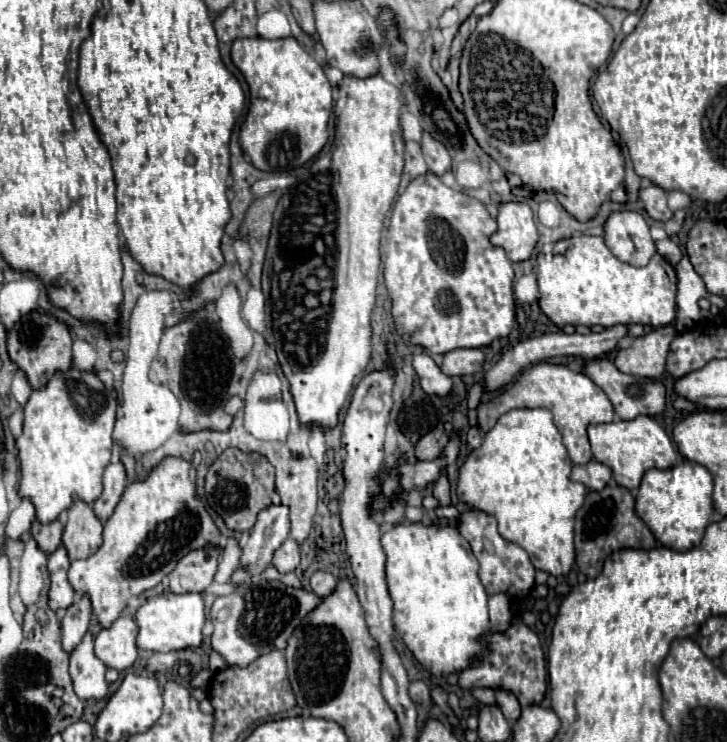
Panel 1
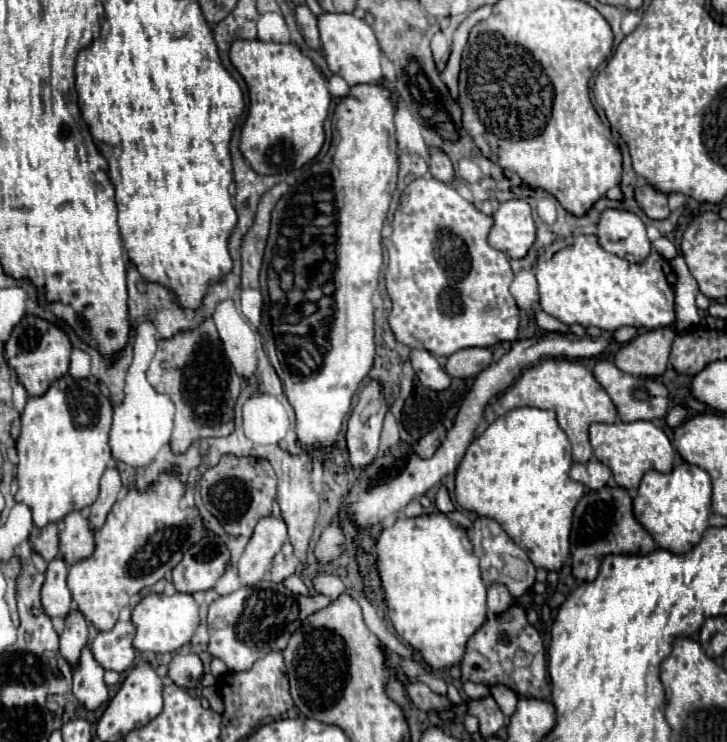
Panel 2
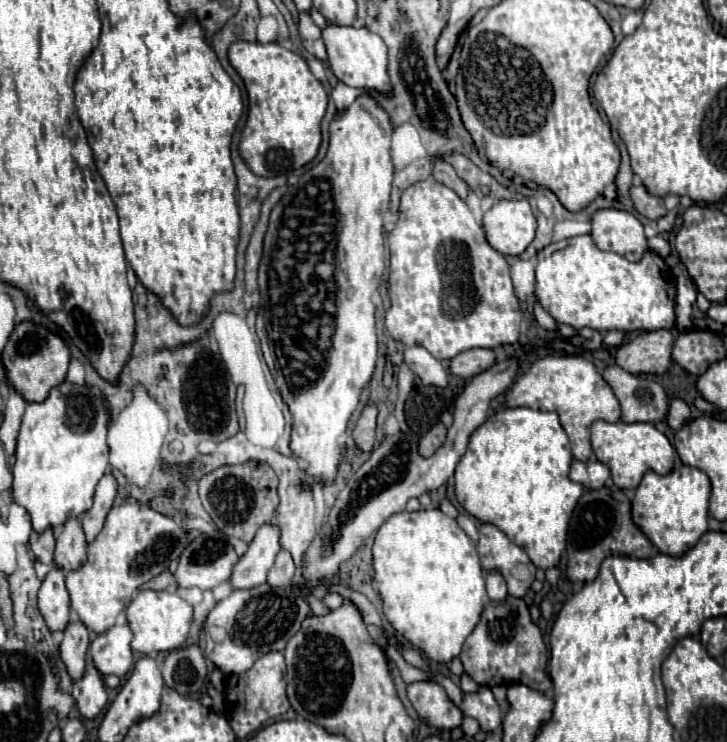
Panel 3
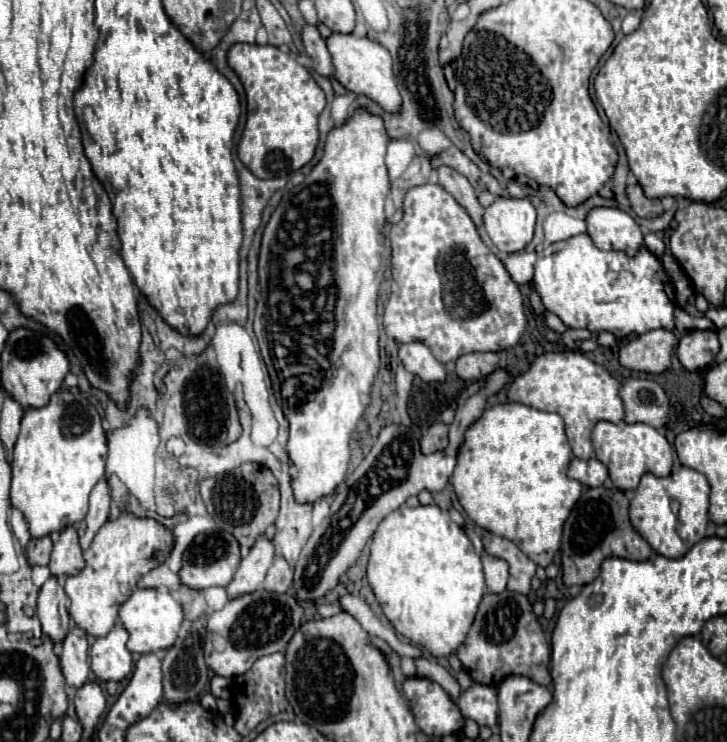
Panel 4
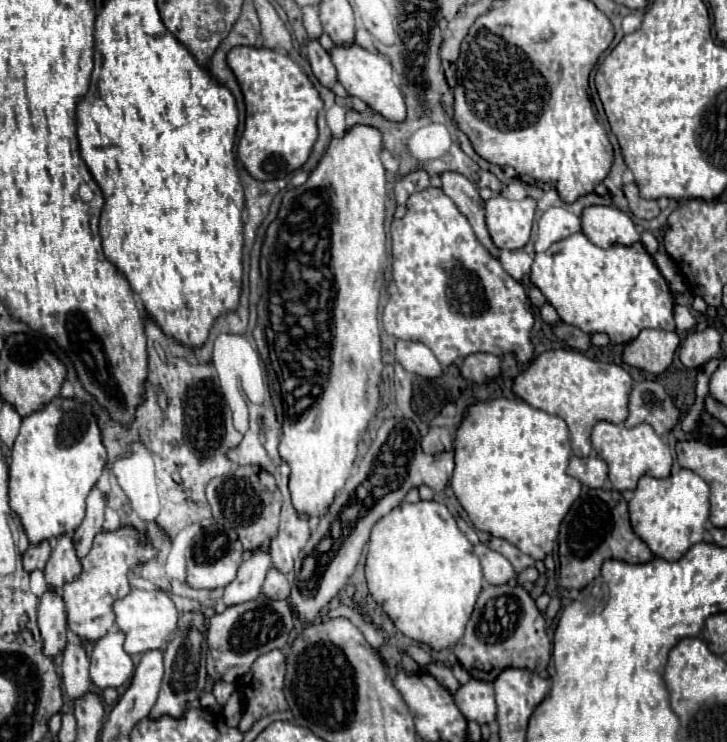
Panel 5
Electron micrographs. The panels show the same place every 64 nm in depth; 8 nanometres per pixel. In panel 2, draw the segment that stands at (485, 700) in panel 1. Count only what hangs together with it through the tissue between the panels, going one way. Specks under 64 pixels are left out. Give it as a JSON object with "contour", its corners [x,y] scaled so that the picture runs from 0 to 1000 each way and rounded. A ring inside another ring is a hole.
{"contour":[[[638,919],[638,933],[646,938],[646,941],[663,941],[663,938],[671,938],[674,930],[666,925],[666,922],[652,922],[652,919]]]}

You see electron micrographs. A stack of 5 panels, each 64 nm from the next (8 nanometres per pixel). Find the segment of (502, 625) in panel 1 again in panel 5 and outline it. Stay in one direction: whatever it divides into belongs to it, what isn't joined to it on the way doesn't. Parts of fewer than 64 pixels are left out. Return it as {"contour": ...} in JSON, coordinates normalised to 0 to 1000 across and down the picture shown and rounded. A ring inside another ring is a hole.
{"contour":[[[657,733],[657,736],[652,739],[652,744],[655,744],[655,749],[660,752],[666,779],[669,779],[674,787],[693,787],[693,784],[699,784],[699,782],[707,776],[707,765],[704,765],[702,755],[693,752],[691,747],[674,741],[674,739],[666,736],[666,733]]]}

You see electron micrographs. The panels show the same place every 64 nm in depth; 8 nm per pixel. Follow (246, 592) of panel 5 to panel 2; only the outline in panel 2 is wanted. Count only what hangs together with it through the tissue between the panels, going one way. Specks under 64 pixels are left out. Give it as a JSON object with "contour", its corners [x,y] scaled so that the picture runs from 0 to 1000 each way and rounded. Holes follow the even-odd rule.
{"contour":[[[385,695],[360,698],[327,757],[327,779],[333,787],[347,790],[366,779],[374,765],[374,752],[393,730],[393,709]]]}

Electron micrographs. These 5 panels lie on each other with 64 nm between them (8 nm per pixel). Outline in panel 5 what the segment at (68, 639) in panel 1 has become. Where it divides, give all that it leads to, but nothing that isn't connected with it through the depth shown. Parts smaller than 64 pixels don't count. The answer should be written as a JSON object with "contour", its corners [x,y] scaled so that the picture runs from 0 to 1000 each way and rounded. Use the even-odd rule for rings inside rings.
{"contour":[[[94,868],[85,884],[85,911],[88,911],[88,930],[99,943],[113,941],[124,930],[124,911],[121,911],[121,884],[113,868]]]}

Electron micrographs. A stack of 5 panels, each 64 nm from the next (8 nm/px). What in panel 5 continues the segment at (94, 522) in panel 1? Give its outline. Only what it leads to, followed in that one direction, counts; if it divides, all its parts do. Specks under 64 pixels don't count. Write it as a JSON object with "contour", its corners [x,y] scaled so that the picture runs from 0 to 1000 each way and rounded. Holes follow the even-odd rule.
{"contour":[[[91,720],[77,728],[72,749],[61,765],[63,787],[69,795],[85,795],[91,784],[99,784],[110,776],[110,752],[105,749],[99,725]]]}

